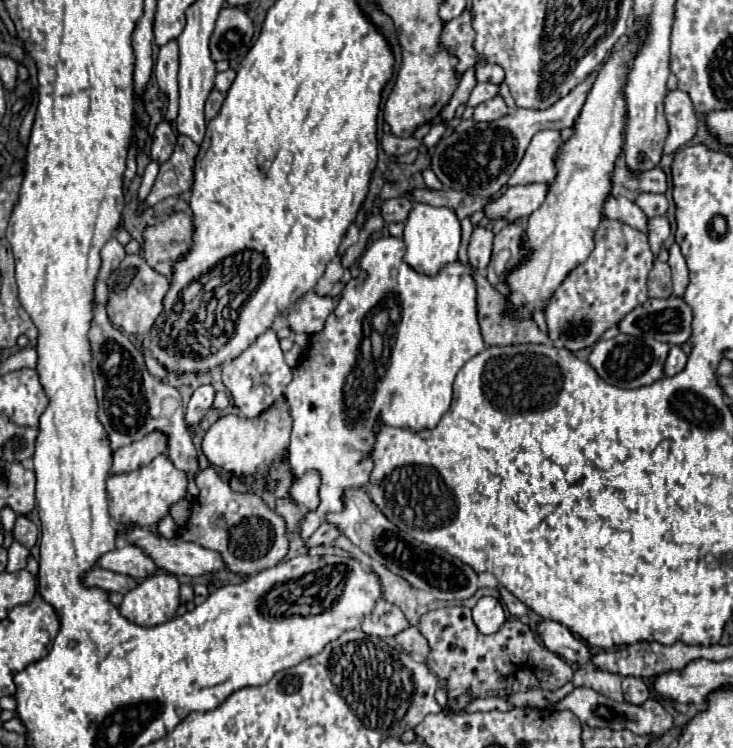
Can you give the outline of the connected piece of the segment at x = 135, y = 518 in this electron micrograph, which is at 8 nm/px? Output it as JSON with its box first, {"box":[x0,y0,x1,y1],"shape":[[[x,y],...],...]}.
{"box":[107,454,189,526],"shape":[[[159,454],[151,464],[107,478],[107,498],[109,498],[109,514],[117,526],[153,526],[161,518],[165,518],[173,504],[187,496],[189,478],[183,470],[177,470],[173,462],[169,462],[167,454]]]}

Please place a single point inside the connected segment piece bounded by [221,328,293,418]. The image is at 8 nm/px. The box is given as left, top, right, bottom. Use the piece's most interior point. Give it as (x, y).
(256, 379)

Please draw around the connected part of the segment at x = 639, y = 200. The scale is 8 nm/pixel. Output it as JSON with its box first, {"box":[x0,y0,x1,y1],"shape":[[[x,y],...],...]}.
{"box":[635,192,669,218],"shape":[[[639,192],[635,198],[635,204],[651,218],[651,216],[663,216],[669,208],[665,194],[649,194],[649,192]]]}

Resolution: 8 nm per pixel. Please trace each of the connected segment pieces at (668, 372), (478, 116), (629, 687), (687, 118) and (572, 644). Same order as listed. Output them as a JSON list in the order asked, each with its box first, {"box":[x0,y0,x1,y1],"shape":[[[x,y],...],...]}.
[{"box":[665,346,687,376],"shape":[[[671,346],[669,356],[665,360],[665,376],[673,376],[687,366],[687,354],[679,346]]]},{"box":[473,96,507,122],"shape":[[[501,96],[497,98],[491,98],[483,104],[479,104],[475,108],[475,114],[473,114],[473,120],[475,122],[493,122],[497,118],[503,118],[507,114],[507,106],[505,106],[505,100]]]},{"box":[623,676,649,706],"shape":[[[633,676],[623,678],[623,694],[625,694],[625,700],[633,706],[641,706],[649,698],[649,690],[647,690],[645,682],[641,678],[633,678]]]},{"box":[663,90,697,154],"shape":[[[681,90],[667,92],[665,116],[669,122],[669,138],[665,142],[663,152],[673,154],[681,146],[685,146],[685,142],[689,142],[697,132],[697,114],[693,110],[693,102],[689,94]]]},{"box":[535,620,591,666],"shape":[[[541,620],[535,626],[535,632],[539,634],[545,648],[569,662],[579,662],[579,666],[585,666],[591,660],[589,648],[577,636],[573,636],[563,624],[555,620]]]}]

